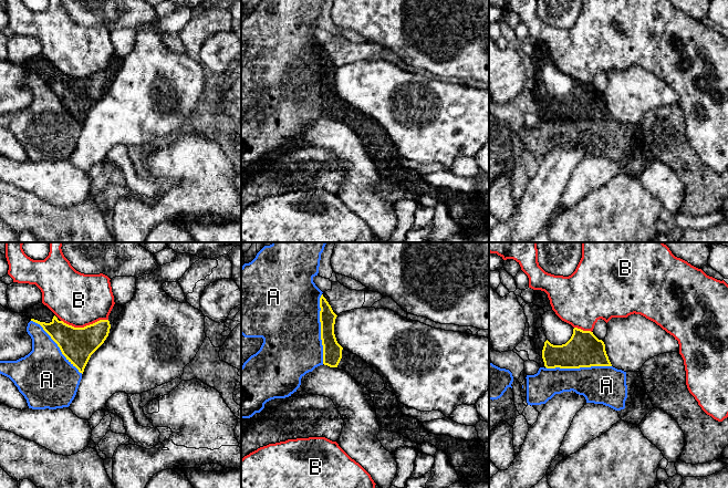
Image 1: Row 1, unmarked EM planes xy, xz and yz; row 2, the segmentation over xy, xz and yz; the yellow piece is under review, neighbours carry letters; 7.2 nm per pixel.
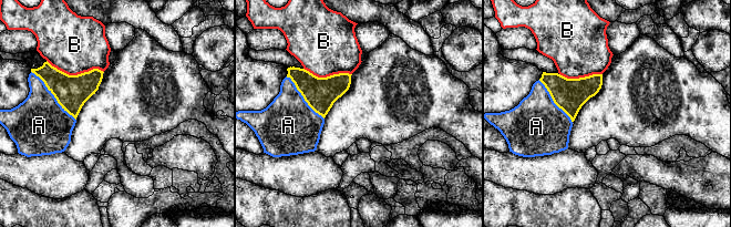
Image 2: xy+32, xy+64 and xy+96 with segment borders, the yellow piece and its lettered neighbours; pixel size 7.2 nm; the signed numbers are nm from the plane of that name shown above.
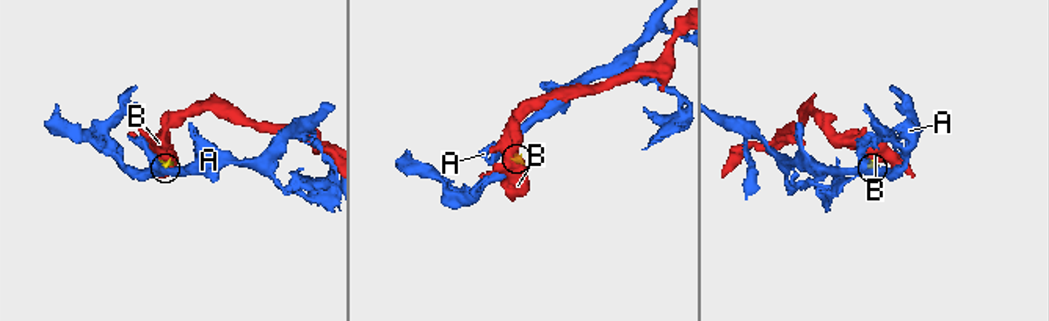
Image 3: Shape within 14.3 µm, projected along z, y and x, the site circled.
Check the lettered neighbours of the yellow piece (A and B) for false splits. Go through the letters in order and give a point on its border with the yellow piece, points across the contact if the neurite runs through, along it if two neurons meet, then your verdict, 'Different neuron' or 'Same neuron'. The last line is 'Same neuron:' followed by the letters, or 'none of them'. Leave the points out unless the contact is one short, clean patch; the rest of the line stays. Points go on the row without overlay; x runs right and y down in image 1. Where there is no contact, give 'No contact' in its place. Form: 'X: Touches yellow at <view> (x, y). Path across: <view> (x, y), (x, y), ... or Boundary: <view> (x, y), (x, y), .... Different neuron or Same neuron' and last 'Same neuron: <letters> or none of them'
A: Touches yellow at xz (321, 81). Different neuron
B: Touches yellow at xy (84, 79). Boundary: xy (107, 71), (101, 71), (83, 79), (72, 79), (61, 73). Different neuron
Same neuron: none of them

